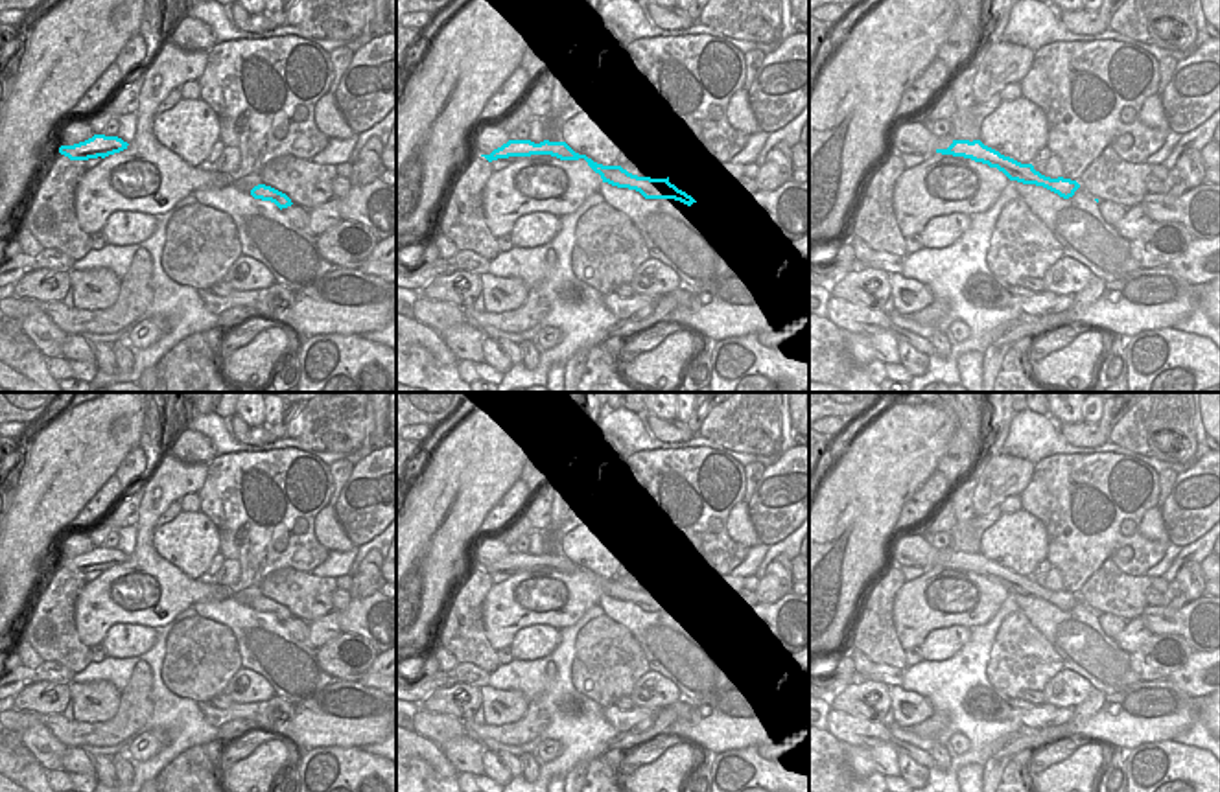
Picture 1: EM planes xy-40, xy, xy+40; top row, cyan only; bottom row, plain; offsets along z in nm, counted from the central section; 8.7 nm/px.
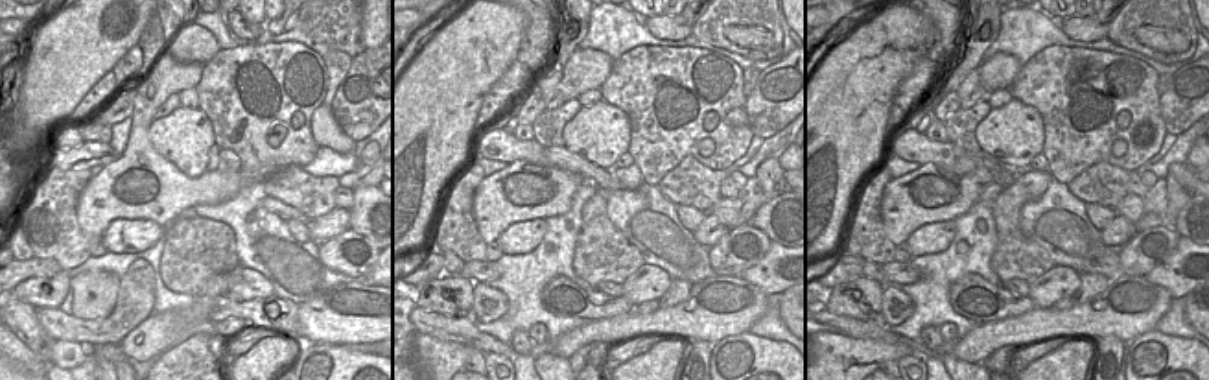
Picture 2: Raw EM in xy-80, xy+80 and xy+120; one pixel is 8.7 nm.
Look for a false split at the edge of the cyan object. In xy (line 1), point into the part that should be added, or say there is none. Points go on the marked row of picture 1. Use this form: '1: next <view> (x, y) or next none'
1: next none

